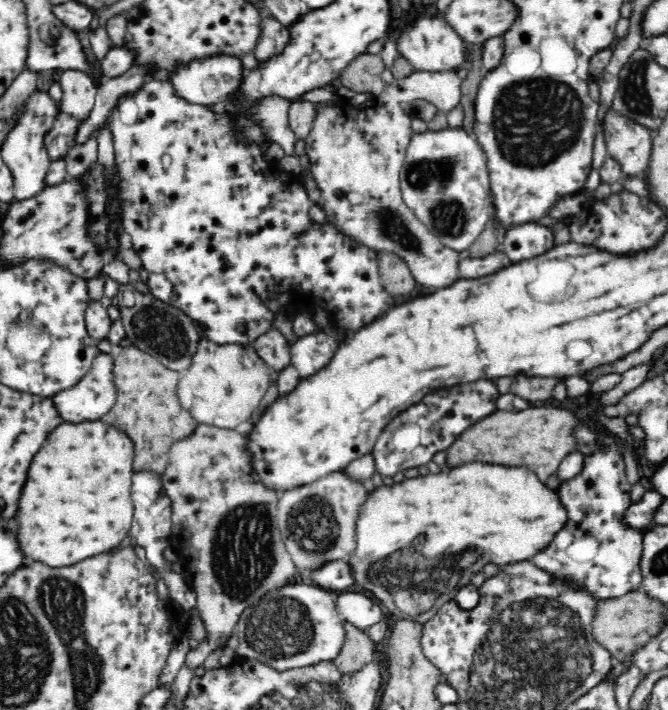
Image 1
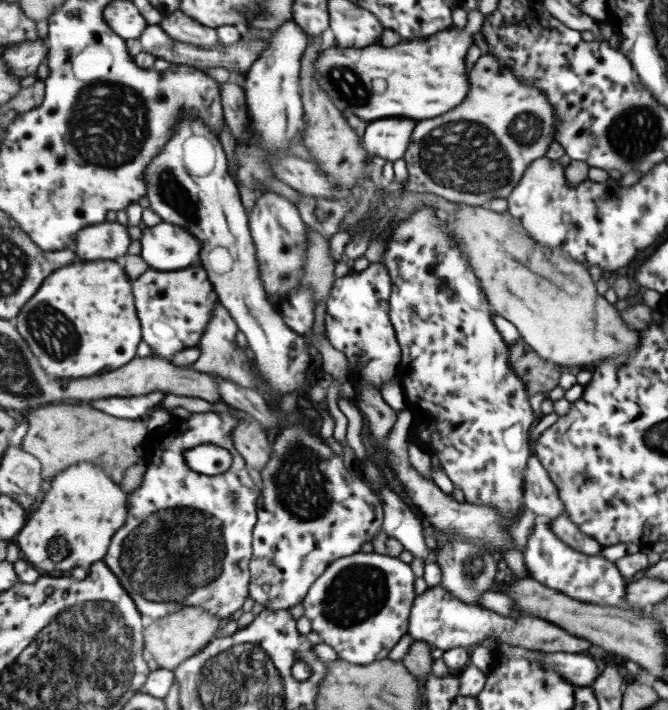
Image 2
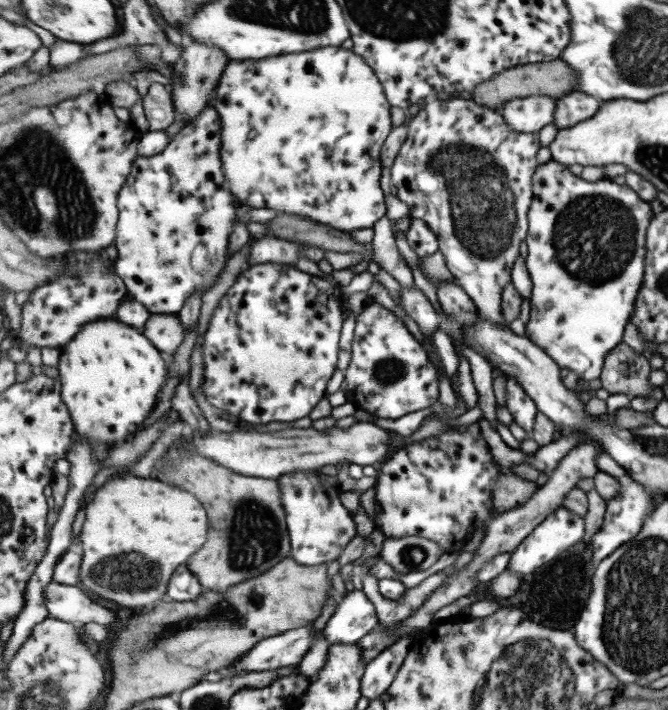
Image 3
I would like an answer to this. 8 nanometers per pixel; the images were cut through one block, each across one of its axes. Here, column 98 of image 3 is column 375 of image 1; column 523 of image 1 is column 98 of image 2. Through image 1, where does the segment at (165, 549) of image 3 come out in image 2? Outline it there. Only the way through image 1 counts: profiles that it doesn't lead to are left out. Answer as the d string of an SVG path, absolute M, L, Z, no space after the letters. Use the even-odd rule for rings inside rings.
M81 462L63 470L55 478L45 502L35 510L37 512L29 515L25 528L14 542L37 570L72 572L79 566L91 566L107 556L113 536L128 521L129 494L115 484L103 468Z

